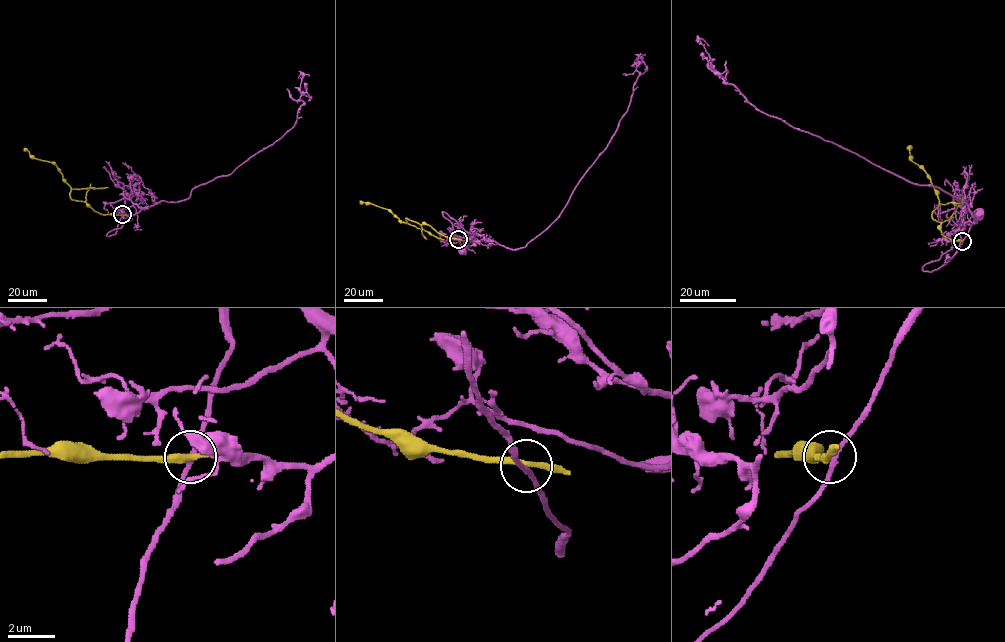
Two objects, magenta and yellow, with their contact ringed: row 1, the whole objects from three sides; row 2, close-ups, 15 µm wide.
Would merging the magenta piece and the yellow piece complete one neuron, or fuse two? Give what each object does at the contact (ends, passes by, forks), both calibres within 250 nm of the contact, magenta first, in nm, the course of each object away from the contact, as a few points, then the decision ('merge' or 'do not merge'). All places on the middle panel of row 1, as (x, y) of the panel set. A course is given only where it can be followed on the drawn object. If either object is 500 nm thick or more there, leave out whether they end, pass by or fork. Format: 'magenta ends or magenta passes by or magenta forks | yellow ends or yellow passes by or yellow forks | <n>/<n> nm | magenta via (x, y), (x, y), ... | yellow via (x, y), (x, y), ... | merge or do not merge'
magenta passes by | yellow passes by | 200/280 nm | magenta via (458, 239), (461, 251) | yellow via (458, 239), (447, 238), (428, 225), (406, 218), (406, 223), (402, 222), (386, 209), (359, 202) | do not merge

